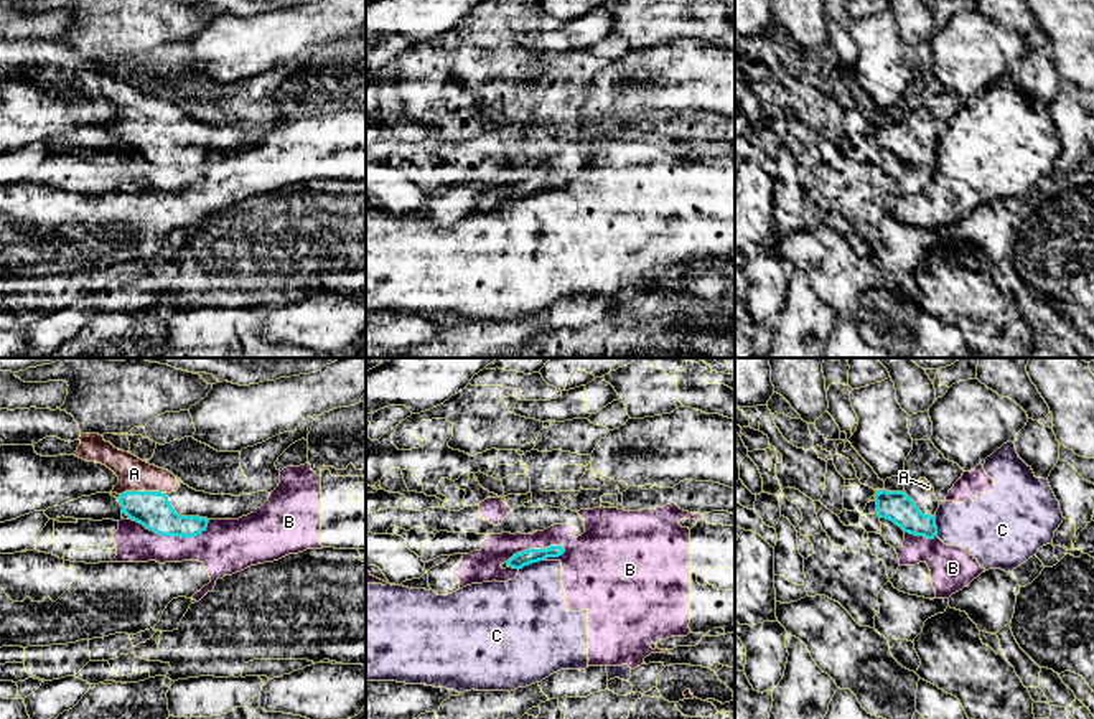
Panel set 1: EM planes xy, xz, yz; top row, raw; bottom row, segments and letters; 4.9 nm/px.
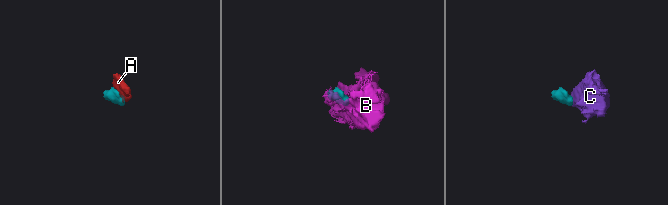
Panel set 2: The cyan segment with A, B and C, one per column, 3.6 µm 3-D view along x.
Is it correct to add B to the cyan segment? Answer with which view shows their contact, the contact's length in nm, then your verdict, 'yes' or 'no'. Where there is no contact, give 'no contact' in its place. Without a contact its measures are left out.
contact in xy; length 380 nm; no

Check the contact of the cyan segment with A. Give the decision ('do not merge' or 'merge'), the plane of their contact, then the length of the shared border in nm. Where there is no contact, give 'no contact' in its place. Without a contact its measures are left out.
merge; meets cyan in xy; contact 220 nm long

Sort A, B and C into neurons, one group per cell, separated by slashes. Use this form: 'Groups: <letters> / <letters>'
Groups: A / B C

